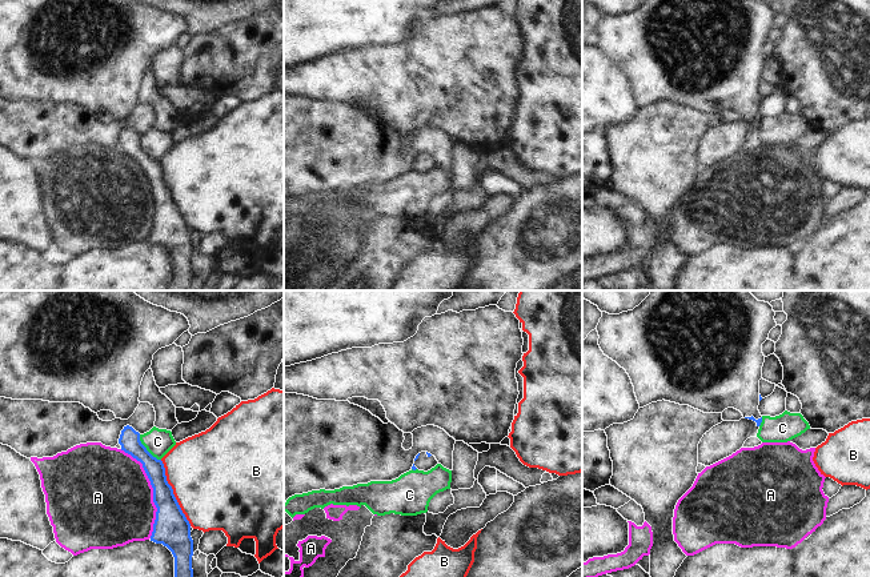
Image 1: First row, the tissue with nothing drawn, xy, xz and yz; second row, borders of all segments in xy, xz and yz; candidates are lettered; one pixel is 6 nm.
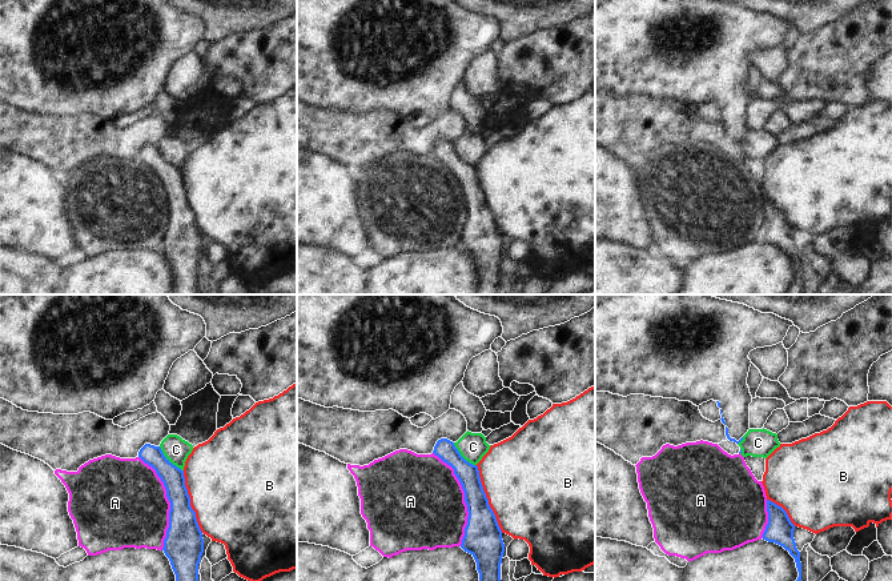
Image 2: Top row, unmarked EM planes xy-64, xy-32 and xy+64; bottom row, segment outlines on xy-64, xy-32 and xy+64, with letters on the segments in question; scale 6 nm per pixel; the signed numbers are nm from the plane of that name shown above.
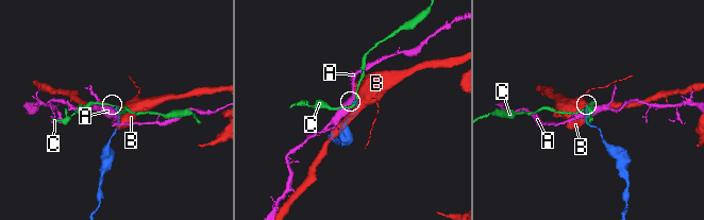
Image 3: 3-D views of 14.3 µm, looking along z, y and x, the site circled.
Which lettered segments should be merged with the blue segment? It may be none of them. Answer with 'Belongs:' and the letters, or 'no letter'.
Belongs: no letter

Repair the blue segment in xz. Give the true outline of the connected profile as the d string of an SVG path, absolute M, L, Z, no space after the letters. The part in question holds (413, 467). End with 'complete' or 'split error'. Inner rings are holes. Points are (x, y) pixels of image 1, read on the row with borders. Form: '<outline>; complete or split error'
M421 452L416 456L414 464L412 466L413 470L424 470L428 472L438 464L434 456L428 452Z; split error

